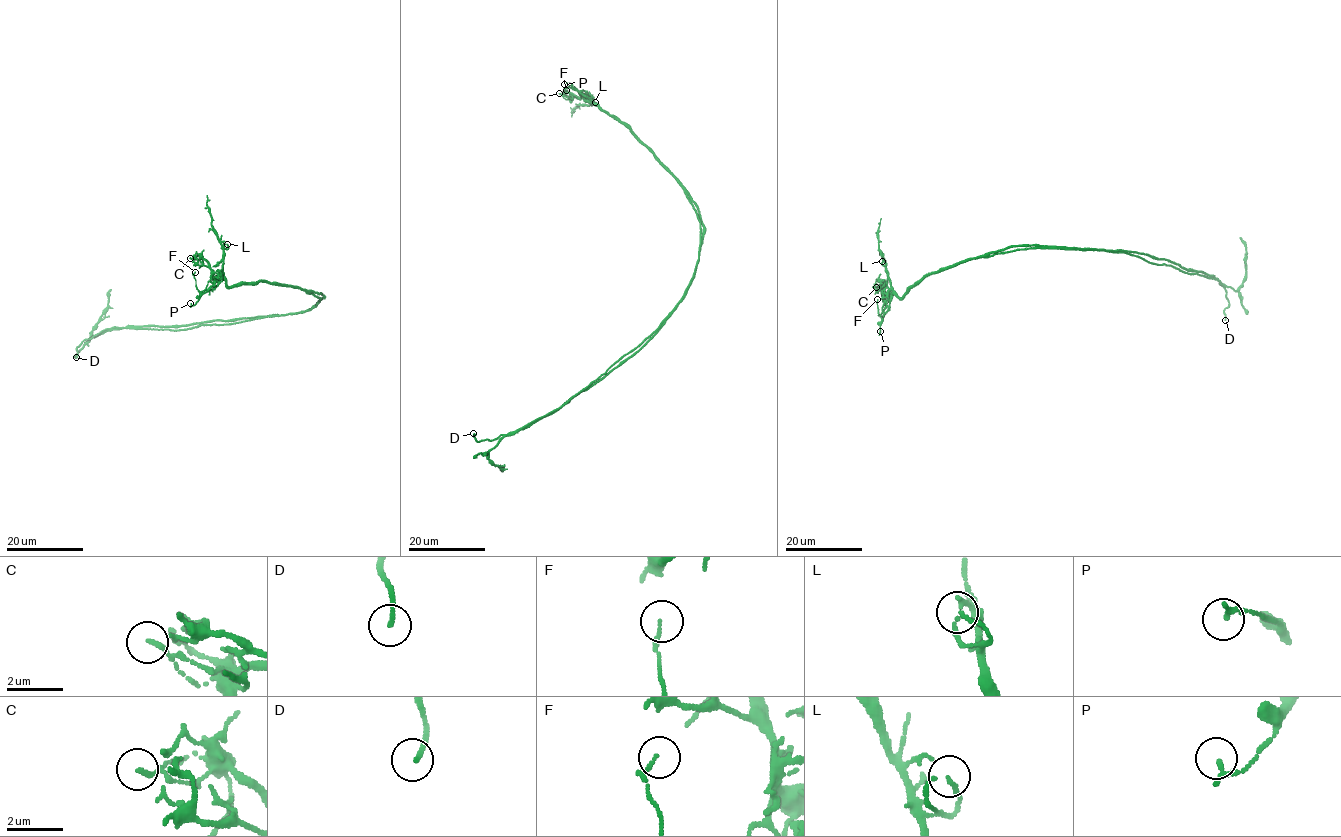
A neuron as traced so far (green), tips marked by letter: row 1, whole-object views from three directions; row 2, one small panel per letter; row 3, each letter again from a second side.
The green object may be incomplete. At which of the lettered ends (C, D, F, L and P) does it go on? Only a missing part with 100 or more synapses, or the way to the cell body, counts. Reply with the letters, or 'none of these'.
D

